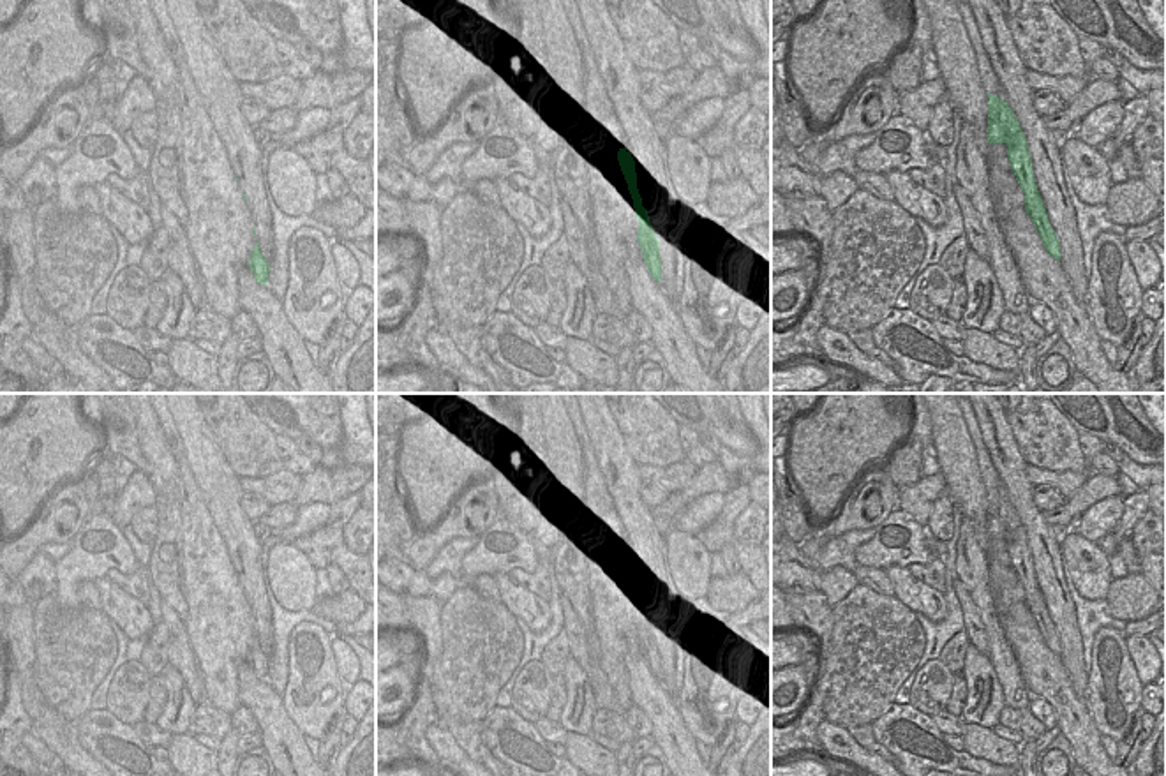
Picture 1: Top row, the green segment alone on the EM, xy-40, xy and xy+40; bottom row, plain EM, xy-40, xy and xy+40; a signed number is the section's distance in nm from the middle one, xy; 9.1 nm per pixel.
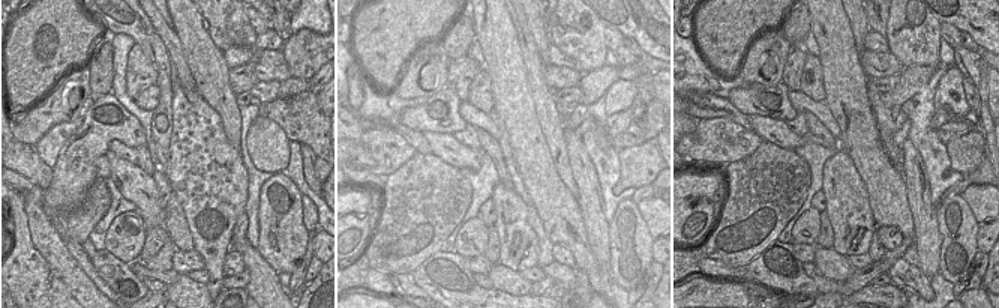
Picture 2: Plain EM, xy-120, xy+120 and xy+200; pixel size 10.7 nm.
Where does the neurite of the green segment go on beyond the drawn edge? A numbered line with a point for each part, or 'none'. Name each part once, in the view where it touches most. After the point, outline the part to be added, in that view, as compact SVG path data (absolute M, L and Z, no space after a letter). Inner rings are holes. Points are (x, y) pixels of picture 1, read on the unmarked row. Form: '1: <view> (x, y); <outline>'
1: xy+40 (990, 478); M956 393L958 406L963 413L965 423L968 427L968 434L972 437L972 443L975 446L977 453L977 464L979 464L979 474L983 478L983 483L986 489L998 490L1000 496L1005 496L1005 489L993 467L991 457L988 448L984 446L983 434L972 407L972 402L967 393Z

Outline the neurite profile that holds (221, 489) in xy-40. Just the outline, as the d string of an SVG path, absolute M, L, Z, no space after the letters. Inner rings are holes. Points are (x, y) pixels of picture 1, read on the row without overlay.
M164 393L168 409L182 437L185 457L213 524L222 536L238 580L247 593L256 633L266 656L273 651L272 608L263 580L263 547L254 522L240 501L240 478L228 464L213 430L208 427L196 393Z

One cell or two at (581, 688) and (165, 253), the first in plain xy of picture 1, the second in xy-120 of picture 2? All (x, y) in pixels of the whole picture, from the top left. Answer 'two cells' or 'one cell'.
one cell

